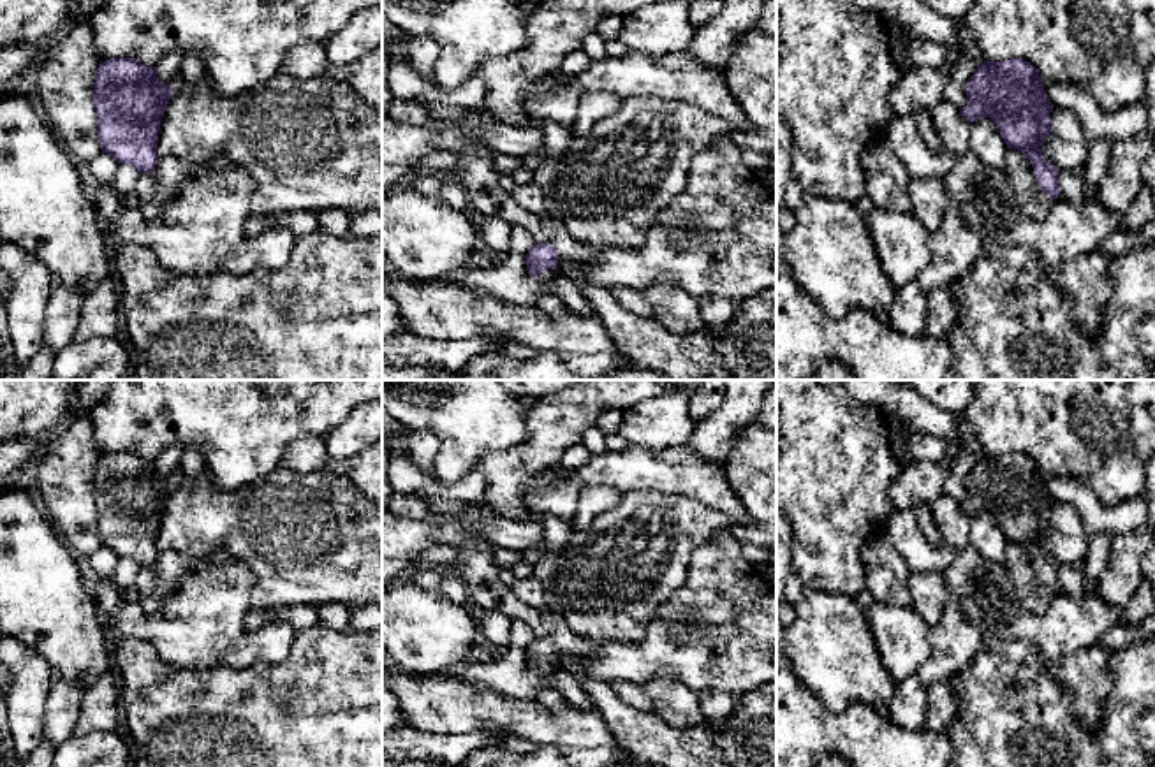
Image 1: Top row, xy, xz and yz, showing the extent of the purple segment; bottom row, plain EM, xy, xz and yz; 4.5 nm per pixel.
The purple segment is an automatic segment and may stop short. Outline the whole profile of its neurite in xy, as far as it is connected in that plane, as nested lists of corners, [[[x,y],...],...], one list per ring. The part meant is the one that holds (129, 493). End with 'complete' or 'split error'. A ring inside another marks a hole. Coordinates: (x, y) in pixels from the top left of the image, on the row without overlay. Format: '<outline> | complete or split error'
[[[136,452],[100,456],[93,477],[97,530],[104,547],[151,568],[158,558],[157,533],[173,491],[155,461]]] | complete

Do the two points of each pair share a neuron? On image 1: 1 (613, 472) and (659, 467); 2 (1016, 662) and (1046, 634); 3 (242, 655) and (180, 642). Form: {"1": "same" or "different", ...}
{"1": "same", "2": "different", "3": "different"}

